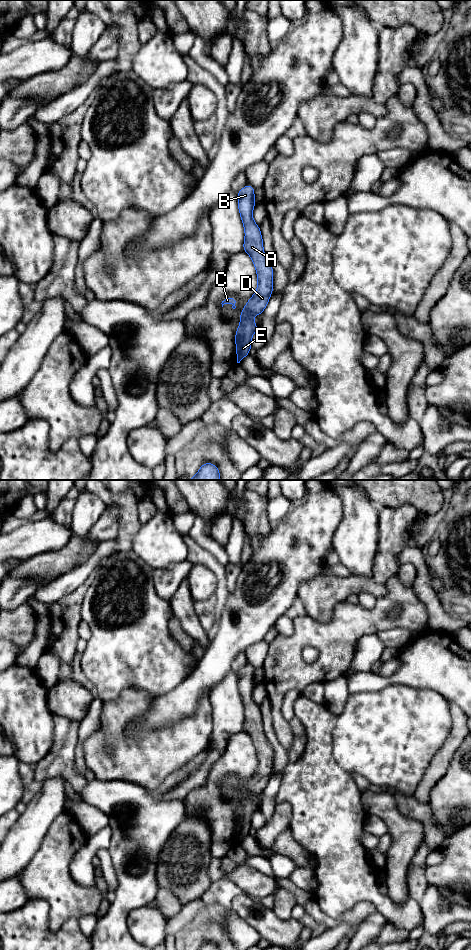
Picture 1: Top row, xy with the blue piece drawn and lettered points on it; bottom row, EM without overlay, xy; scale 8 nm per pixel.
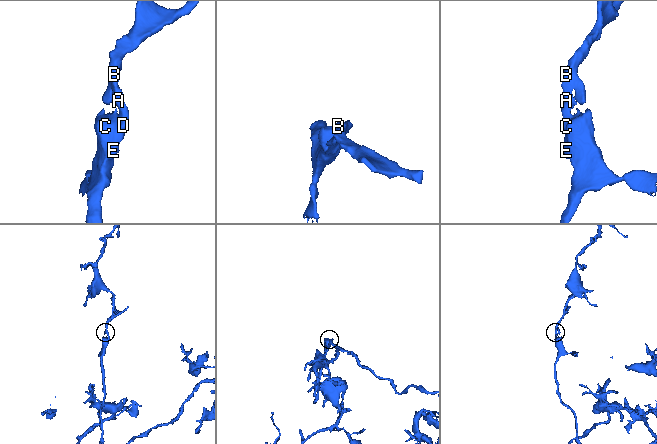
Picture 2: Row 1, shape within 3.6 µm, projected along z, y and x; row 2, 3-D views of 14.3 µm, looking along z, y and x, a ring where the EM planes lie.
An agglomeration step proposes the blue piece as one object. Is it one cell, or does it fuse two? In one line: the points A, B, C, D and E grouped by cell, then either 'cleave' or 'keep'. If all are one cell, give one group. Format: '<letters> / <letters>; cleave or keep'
A B C D E; keep

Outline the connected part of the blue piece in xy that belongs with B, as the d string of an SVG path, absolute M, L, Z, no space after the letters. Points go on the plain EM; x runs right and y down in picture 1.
M248 663L237 673L238 688L245 709L243 731L250 735L258 758L257 770L243 787L243 792L240 794L240 806L236 810L237 843L249 835L252 815L258 810L252 796L264 792L273 771L273 749L263 730L260 708L252 697L255 686L254 671L253 666Z

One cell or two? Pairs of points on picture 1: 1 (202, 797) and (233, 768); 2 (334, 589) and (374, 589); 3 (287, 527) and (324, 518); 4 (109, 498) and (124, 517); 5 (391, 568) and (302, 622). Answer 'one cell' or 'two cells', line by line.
1: one cell
2: one cell
3: one cell
4: one cell
5: two cells

